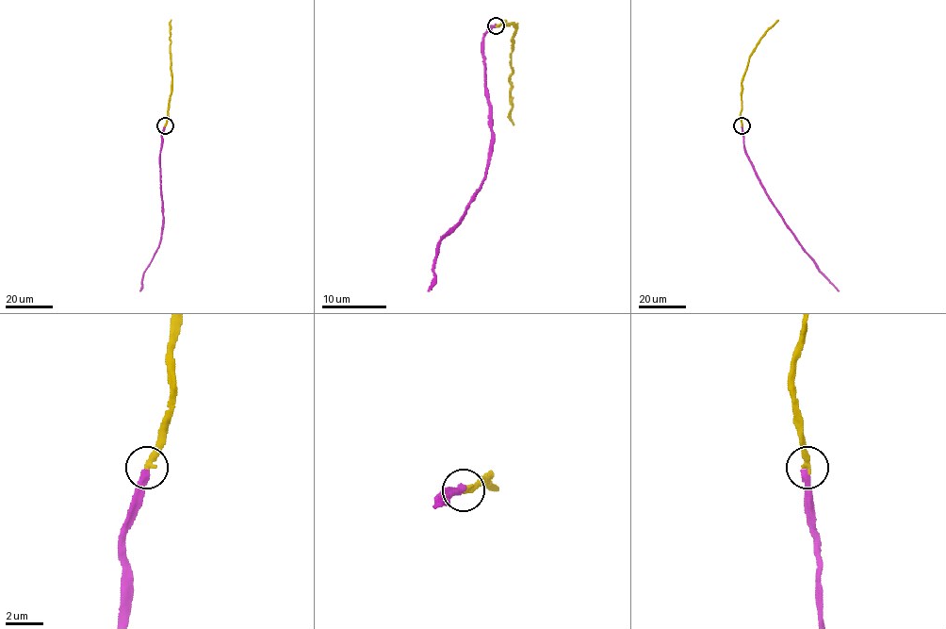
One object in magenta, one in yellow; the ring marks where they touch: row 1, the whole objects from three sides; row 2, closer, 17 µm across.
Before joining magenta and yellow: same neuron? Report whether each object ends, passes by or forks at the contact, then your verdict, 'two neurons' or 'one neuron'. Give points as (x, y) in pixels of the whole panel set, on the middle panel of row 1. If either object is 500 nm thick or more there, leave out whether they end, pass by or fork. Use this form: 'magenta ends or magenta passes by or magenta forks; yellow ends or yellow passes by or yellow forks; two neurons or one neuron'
magenta ends; yellow ends; one neuron

